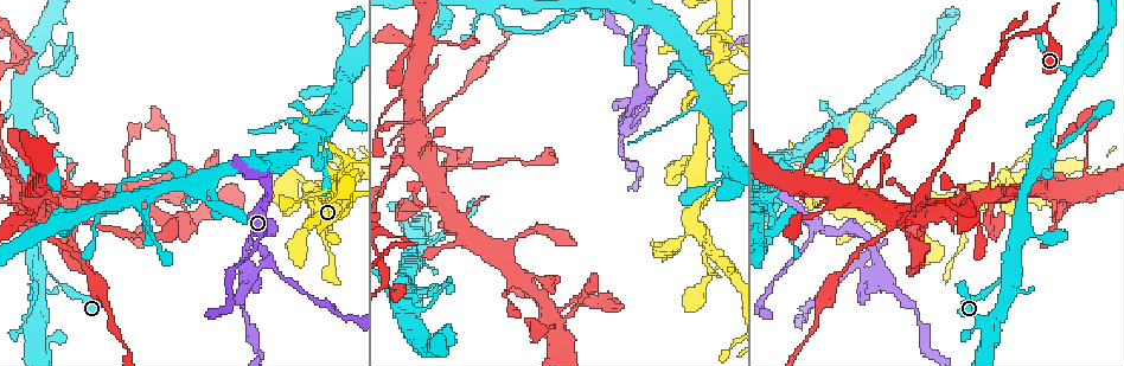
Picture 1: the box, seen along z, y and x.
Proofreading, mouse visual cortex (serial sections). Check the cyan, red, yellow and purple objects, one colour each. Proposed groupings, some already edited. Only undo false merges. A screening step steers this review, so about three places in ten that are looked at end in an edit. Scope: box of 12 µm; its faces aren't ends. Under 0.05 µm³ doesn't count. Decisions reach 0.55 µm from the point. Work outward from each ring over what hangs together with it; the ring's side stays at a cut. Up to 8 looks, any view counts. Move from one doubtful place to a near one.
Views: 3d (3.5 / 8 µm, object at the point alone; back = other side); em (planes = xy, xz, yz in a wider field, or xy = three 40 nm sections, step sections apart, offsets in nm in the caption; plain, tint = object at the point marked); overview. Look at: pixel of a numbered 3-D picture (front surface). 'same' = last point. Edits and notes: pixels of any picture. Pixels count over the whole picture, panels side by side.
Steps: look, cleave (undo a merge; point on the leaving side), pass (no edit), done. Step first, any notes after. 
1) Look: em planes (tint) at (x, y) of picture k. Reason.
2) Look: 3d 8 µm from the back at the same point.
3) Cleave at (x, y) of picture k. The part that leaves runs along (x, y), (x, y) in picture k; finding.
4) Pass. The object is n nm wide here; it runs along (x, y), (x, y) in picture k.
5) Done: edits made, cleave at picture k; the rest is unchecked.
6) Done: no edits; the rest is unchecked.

Look: 3d 3.5 µm at (875, 271) of picture 1. A fork.

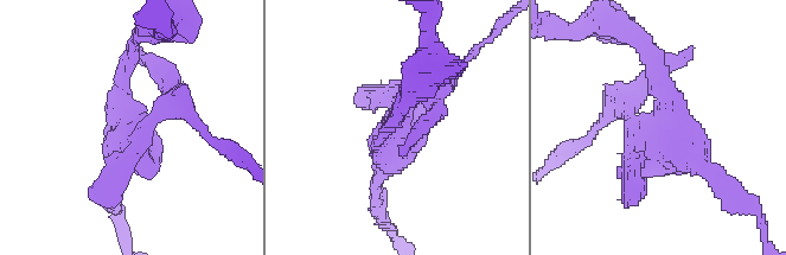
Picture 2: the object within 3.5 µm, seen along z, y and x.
Look: em xy step 2 (tint) at (660, 124) of picture 2.

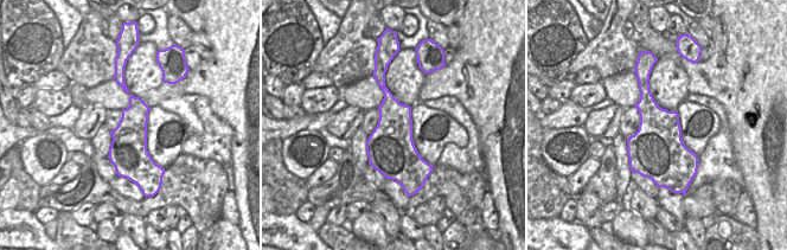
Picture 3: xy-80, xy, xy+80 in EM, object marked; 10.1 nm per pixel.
Cleave at (158, 80) of picture 2. The object is 480 nm wide here; the part that leaves runs along (145, 125), (178, 107), (225, 144) in picture 2; a second cell is stuck on.

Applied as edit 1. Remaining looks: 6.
Look: overview.

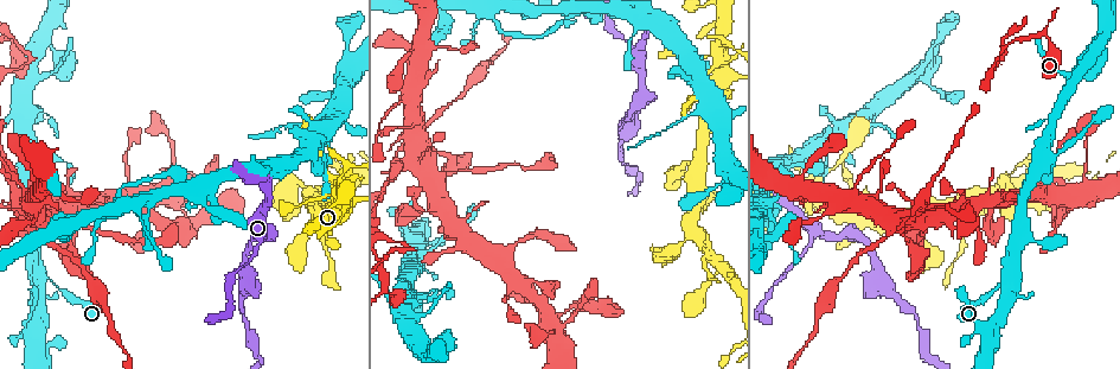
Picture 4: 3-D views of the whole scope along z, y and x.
Look: 3d 3.5 µm at (12, 39) of picture 4. Thin arm on a thick one.

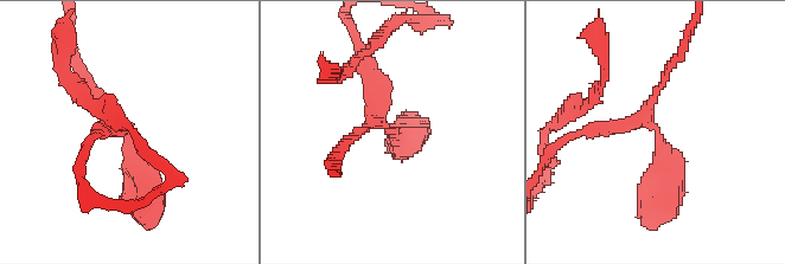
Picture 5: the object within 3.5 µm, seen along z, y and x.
Look: em xy step 2 (tint) at (389, 128) of picture 5. 3 arms meet here; the arms are 150, 200, 400 nm wide.

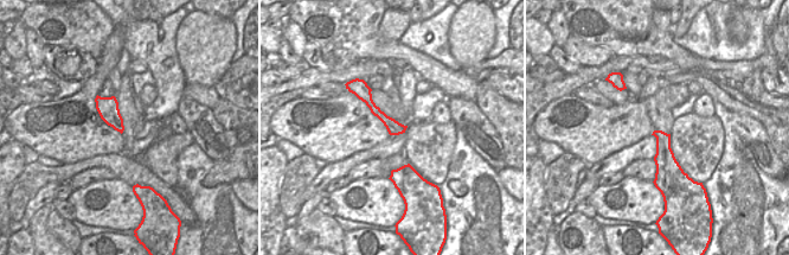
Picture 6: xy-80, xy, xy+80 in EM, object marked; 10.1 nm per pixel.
Look: em xy step 5 (tint) at the same point. Another direction.

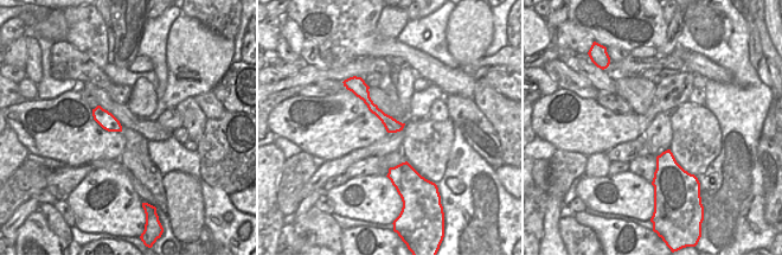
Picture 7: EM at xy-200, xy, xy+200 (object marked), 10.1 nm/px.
Pass. It runs along (360, 82), (365, 99), (399, 127) in picture 7; one cell here.

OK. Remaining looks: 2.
Look: 3d 3.5 µm at (17, 198) of picture 4. Abrupt turn.

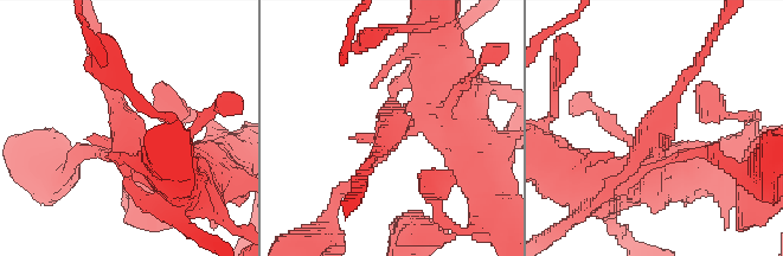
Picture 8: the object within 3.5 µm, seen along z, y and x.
Look: em xy step 5 (tint) at (126, 130) of picture 8. Shape alone is not enough.

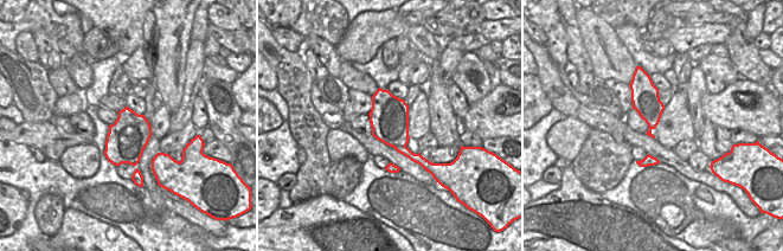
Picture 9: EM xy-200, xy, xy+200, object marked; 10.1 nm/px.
Pass. It runs along (101, 68), (129, 155), (169, 177) in picture 8; all the same cell.

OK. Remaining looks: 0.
Done: edits made, cleave at picture 2; the rest is unchecked.

